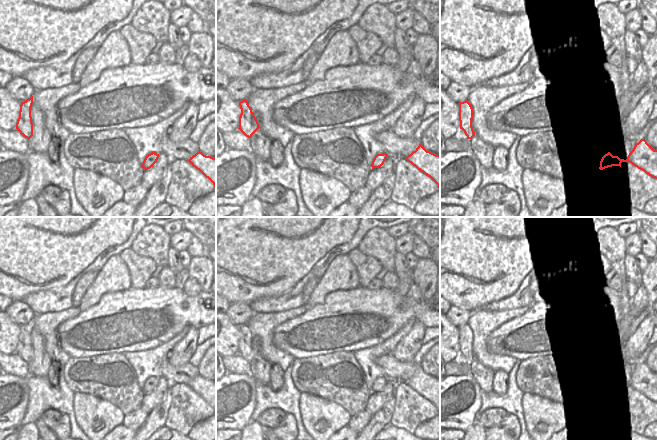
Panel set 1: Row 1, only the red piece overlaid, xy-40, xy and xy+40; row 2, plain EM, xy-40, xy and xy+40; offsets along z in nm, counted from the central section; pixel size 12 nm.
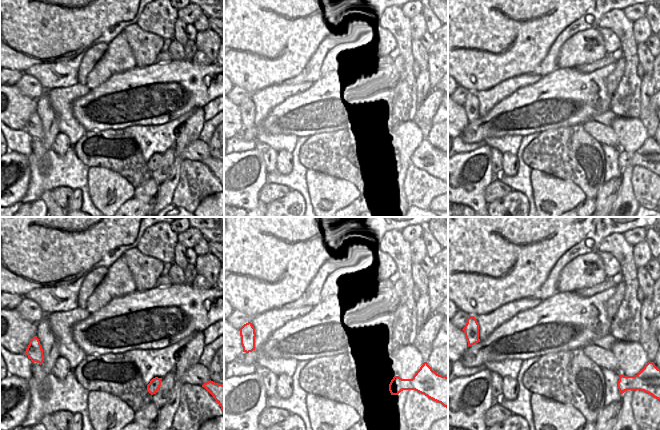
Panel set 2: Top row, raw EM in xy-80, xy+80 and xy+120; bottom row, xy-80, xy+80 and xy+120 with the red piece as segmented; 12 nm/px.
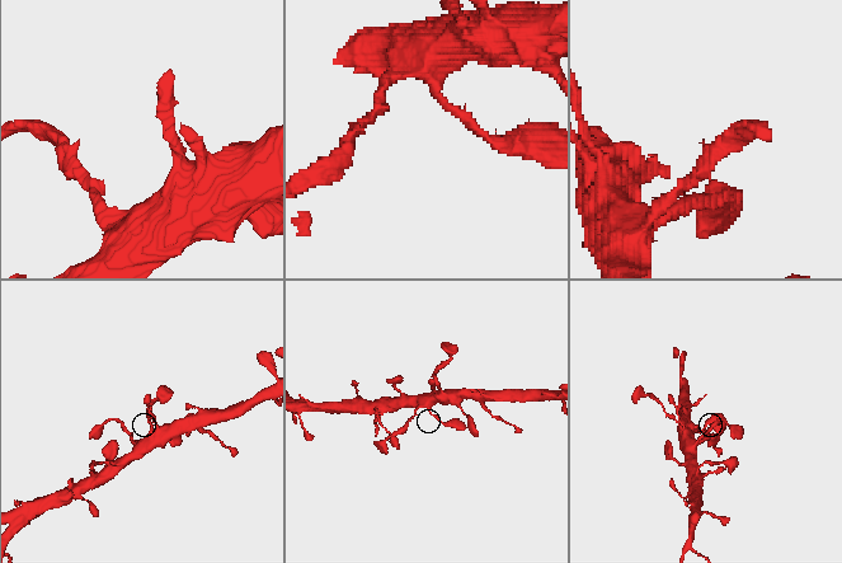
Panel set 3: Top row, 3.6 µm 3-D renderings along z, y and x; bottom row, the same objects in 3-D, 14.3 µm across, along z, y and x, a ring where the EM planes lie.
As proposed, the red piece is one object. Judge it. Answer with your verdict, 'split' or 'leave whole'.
leave whole

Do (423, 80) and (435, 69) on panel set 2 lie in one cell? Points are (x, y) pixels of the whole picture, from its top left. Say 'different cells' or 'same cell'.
different cells

